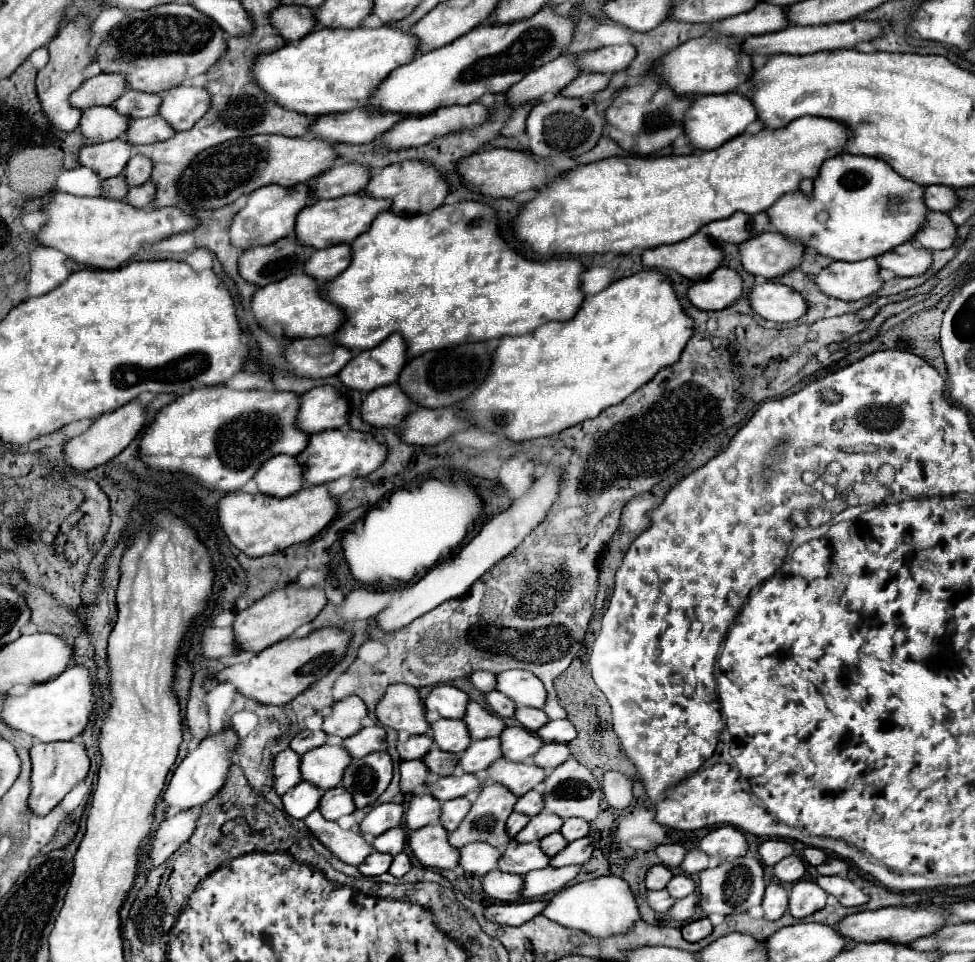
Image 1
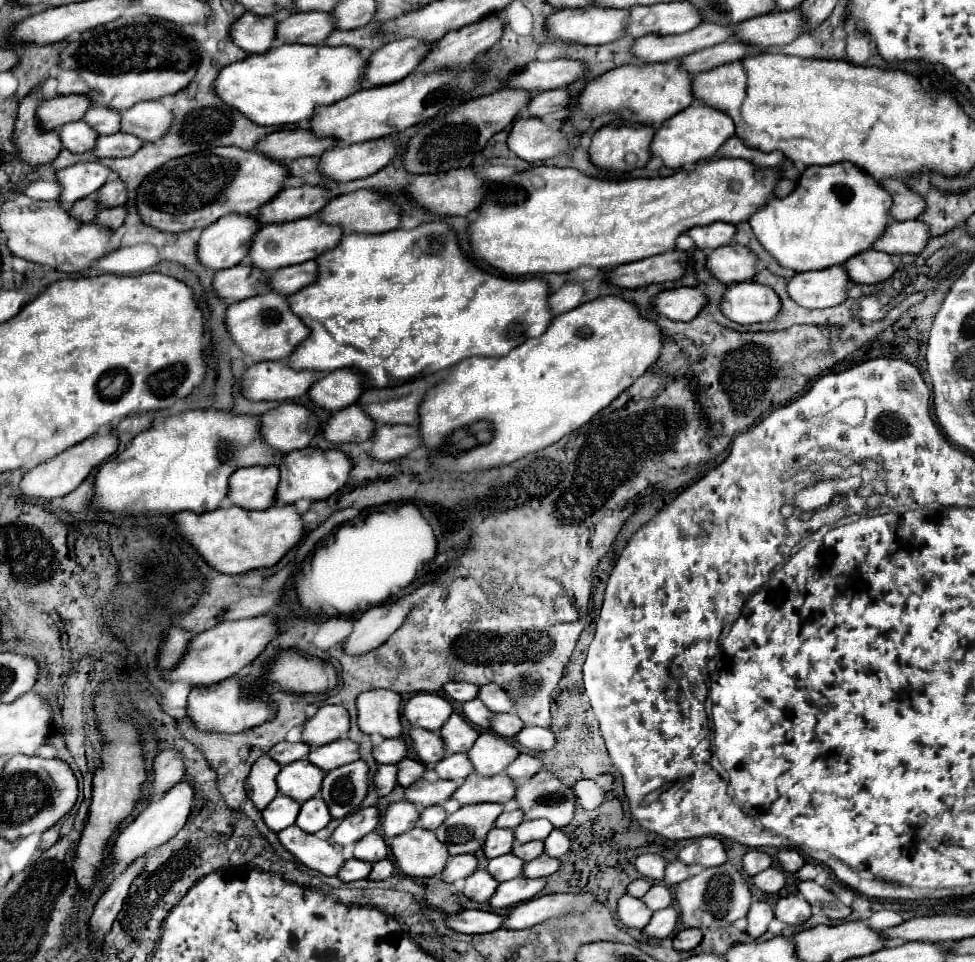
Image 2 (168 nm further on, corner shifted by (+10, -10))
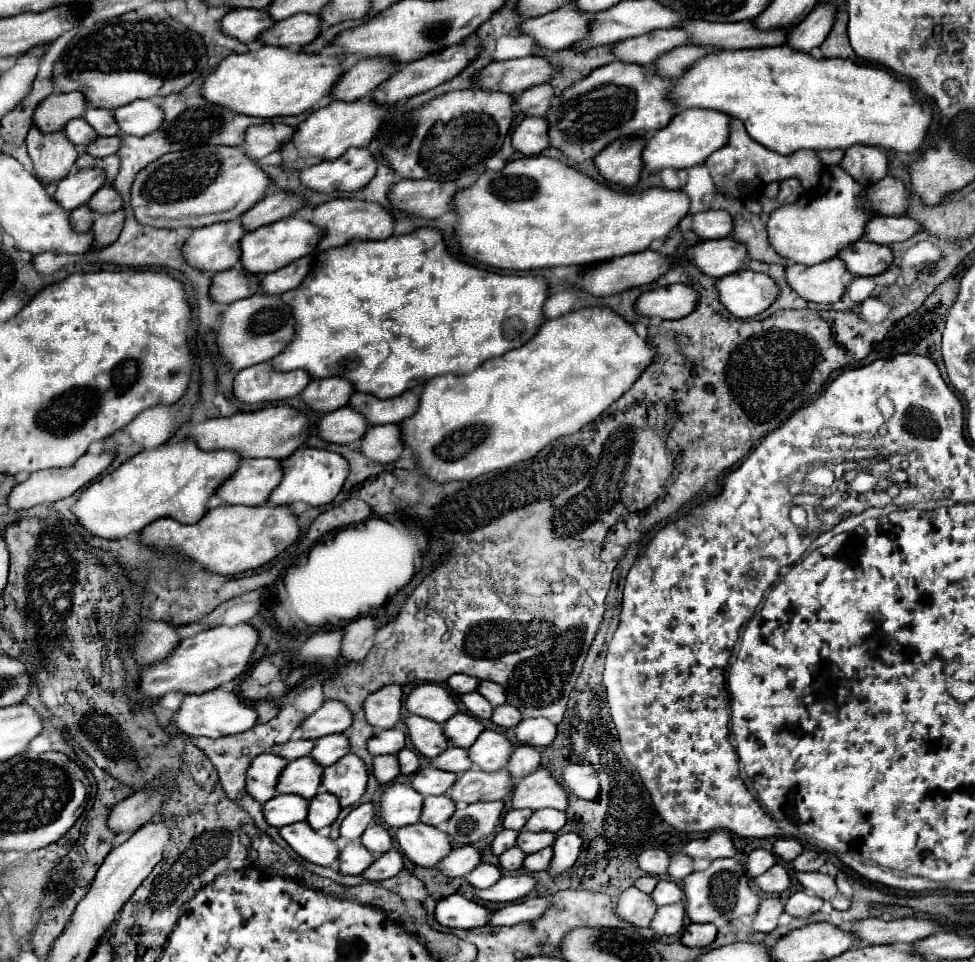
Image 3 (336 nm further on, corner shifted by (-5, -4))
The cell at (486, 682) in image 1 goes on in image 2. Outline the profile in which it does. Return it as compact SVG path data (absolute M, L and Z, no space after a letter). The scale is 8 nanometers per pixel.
M448 682L444 684L444 692L456 700L456 702L468 702L468 700L474 700L476 698L476 686L472 684L466 684L466 682Z

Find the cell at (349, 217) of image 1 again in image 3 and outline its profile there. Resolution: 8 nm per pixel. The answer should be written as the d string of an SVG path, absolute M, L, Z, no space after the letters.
M289 216L285 220L267 224L259 230L249 232L247 236L243 236L241 248L245 248L245 254L241 254L241 266L251 270L253 274L275 272L275 270L303 258L305 254L313 254L315 244L319 244L321 234L323 232L319 232L319 228L315 228L315 224L311 224L309 220L303 220L299 216Z

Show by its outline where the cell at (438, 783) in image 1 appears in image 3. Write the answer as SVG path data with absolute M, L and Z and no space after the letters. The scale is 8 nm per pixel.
M423 768L413 774L411 786L421 794L421 796L437 796L439 792L449 792L451 784L455 784L457 776L451 772L443 772L439 768Z

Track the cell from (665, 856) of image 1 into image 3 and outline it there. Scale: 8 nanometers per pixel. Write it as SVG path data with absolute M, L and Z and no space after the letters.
M651 848L651 850L641 852L639 858L637 858L637 862L639 862L639 868L641 868L645 874L665 876L665 874L667 874L667 864L671 862L671 856L669 856L665 850Z

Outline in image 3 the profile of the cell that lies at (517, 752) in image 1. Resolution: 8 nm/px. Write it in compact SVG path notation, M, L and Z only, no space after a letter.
M485 730L467 752L473 760L473 766L481 768L483 772L497 772L507 766L513 748L513 742L503 732Z

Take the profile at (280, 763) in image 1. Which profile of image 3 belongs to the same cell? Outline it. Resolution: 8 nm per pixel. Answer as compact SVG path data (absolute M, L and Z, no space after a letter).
M265 752L257 756L247 772L247 794L259 802L271 800L275 794L275 784L283 772L283 766L289 762L275 756L273 752Z

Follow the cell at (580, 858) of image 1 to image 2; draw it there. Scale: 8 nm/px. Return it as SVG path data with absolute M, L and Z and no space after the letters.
M540 854L538 858L534 858L532 862L524 864L524 872L522 876L526 878L546 878L550 874L554 874L560 868L560 860L550 858L546 854Z

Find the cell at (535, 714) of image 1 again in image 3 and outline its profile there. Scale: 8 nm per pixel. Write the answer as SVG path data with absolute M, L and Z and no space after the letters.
M503 704L503 706L495 708L491 720L501 728L515 728L515 724L519 724L523 720L523 716L517 708L511 708L511 704Z

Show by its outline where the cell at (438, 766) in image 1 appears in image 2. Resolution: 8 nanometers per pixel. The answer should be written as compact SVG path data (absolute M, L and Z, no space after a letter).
M402 758L396 766L398 766L398 776L396 776L396 780L398 780L398 784L404 786L404 788L410 786L412 782L416 782L416 778L424 776L426 770L428 770L422 762L412 760L412 758Z

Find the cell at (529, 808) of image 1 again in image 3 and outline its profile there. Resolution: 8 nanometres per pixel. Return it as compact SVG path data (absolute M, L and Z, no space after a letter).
M509 810L503 818L503 826L511 828L511 830L523 830L525 820L531 816L531 810Z

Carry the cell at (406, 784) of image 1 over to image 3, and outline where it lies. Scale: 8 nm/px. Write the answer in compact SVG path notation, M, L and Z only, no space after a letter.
M393 754L387 756L375 756L373 760L373 774L381 784L393 782L401 772L399 772L399 760Z

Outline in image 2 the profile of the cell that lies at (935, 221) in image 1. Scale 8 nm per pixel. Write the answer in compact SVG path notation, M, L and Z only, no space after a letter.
M920 220L892 222L874 242L874 250L886 254L920 254L928 242L928 228Z

